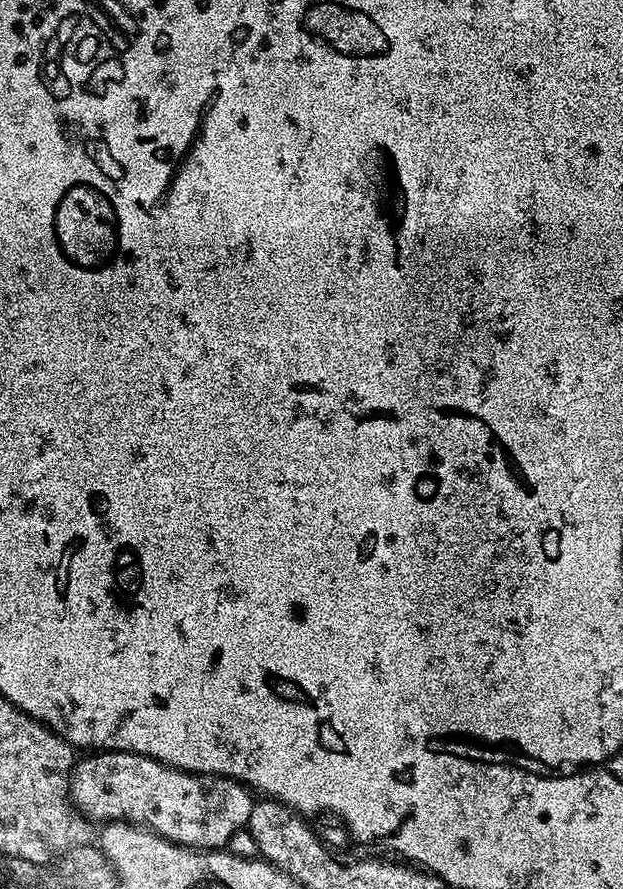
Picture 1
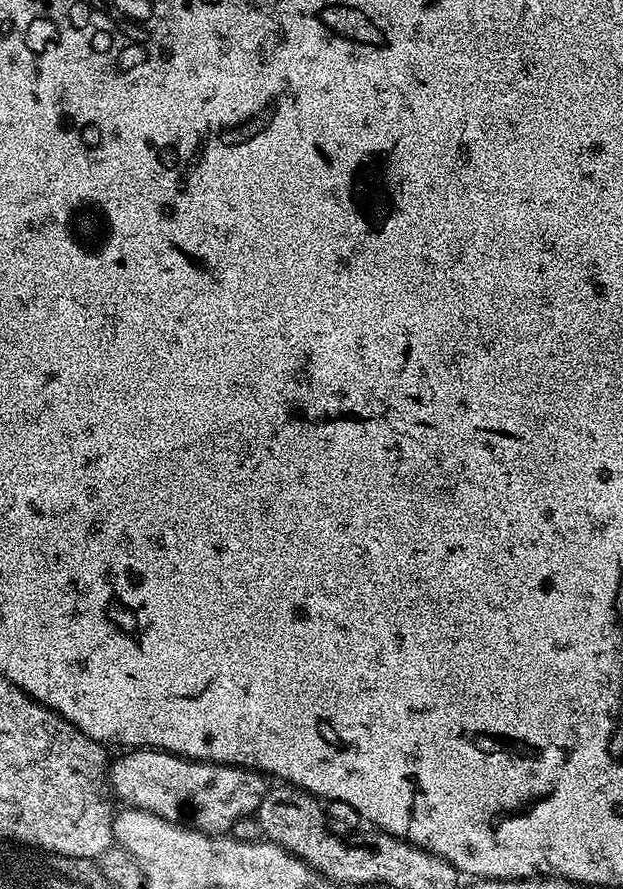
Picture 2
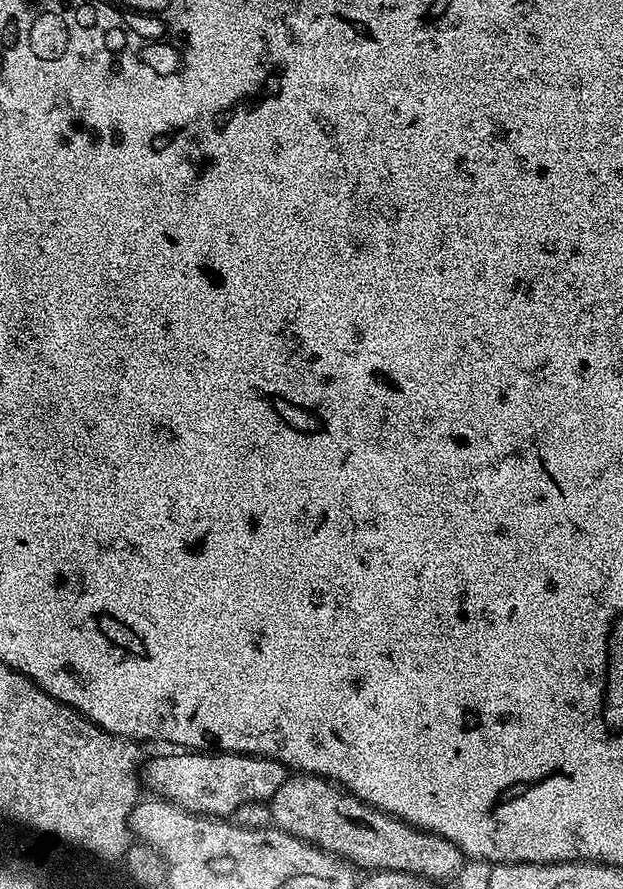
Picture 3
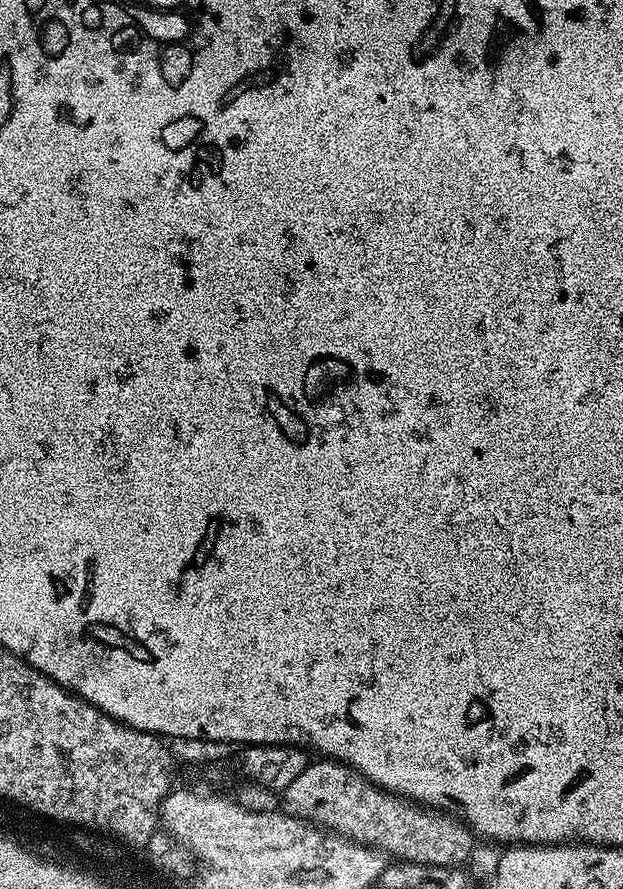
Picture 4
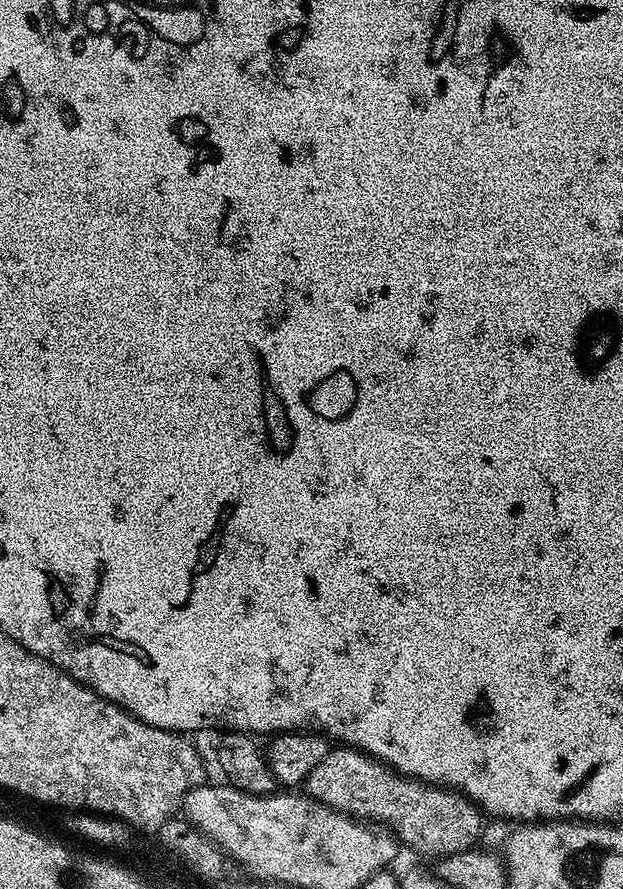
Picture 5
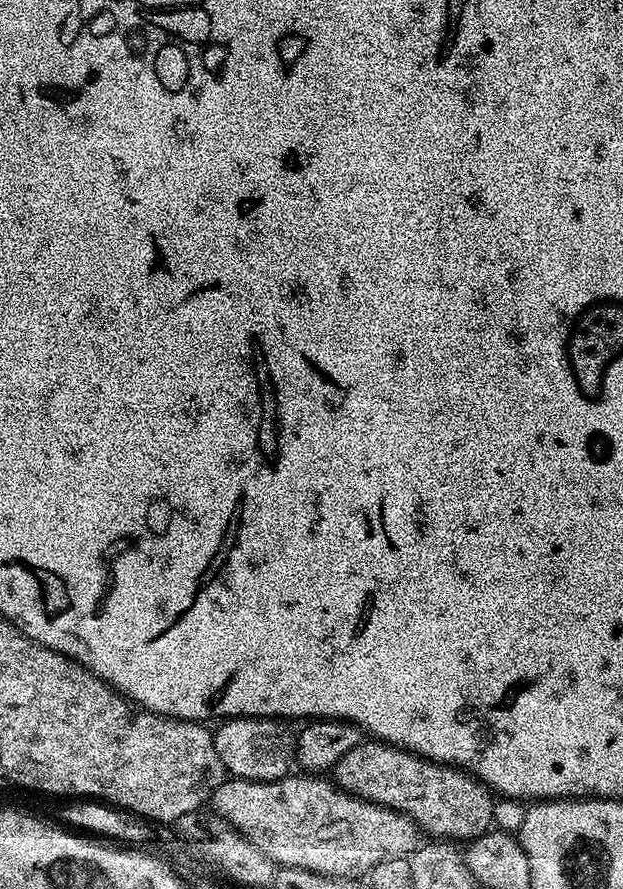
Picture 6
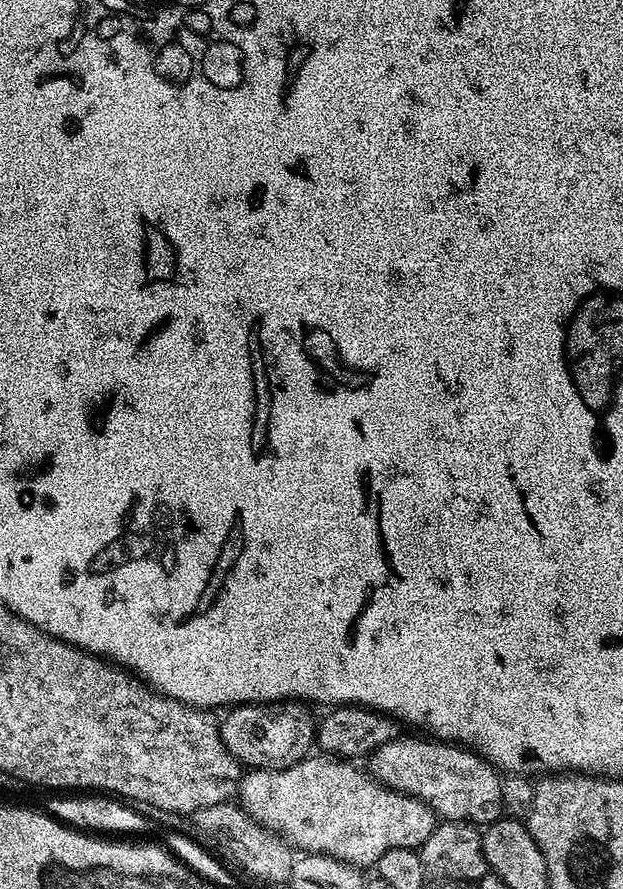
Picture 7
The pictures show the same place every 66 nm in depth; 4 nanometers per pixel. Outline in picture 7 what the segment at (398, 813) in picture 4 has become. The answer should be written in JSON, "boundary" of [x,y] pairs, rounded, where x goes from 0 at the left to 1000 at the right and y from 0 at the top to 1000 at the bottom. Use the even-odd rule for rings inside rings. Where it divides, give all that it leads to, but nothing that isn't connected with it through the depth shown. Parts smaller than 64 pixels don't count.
{"boundary":[[[668,826],[655,827],[661,828],[637,827],[634,832],[607,839],[607,844],[600,844],[597,849],[589,852],[587,864],[597,874],[634,891],[671,897],[708,924],[742,922],[746,927],[782,929],[811,917],[809,882],[803,879],[806,873],[790,863],[785,855],[777,855],[764,846],[730,837],[708,835],[698,830],[676,830]]]}

